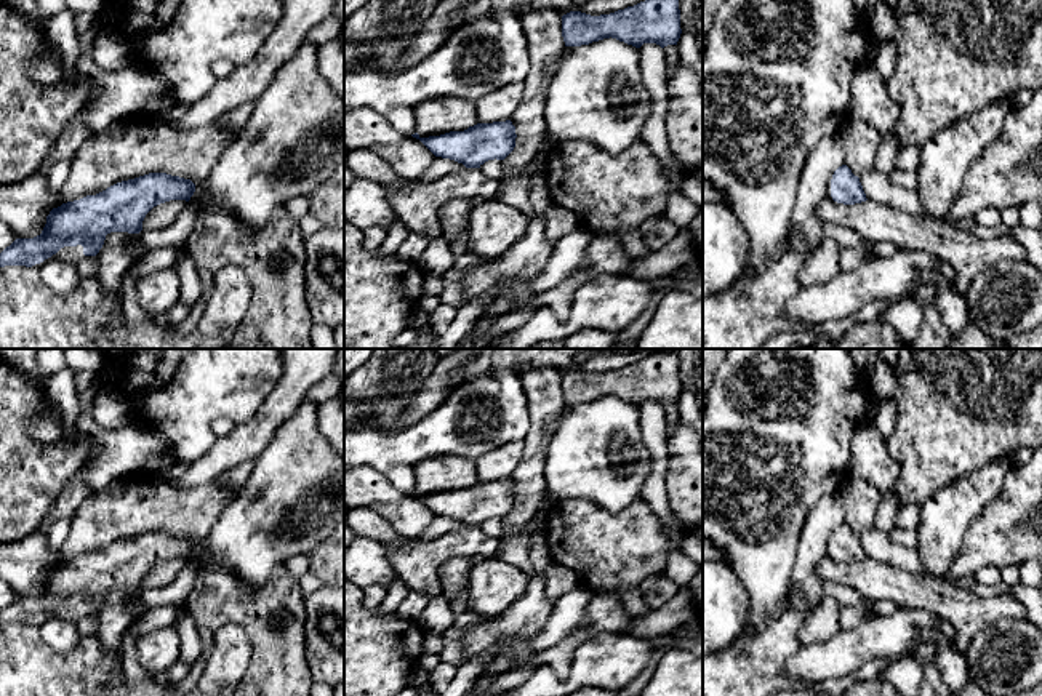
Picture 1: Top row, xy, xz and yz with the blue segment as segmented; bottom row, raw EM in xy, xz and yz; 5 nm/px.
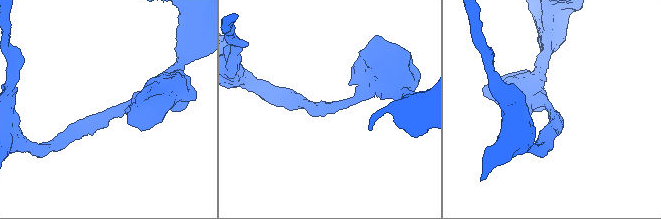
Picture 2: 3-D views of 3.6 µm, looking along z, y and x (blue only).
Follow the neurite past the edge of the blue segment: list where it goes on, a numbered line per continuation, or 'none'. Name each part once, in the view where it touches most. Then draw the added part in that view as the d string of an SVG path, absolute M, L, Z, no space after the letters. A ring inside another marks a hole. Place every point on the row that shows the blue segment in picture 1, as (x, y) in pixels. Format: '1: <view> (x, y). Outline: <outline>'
1: xy (68, 253). Outline: M77 245L77 246L64 246L61 248L56 254L53 254L51 258L45 259L40 264L35 264L32 267L35 269L42 269L46 262L50 262L51 259L58 259L58 261L67 261L67 262L74 262L77 264L78 261L82 261L85 258L83 254L83 246Z

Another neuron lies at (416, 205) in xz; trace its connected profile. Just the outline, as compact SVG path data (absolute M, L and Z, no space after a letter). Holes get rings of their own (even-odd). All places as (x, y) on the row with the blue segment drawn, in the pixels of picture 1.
M466 168L434 182L410 181L403 189L386 186L399 219L410 232L418 232L431 240L440 235L439 208L451 198L483 197L495 200L499 186L479 168Z

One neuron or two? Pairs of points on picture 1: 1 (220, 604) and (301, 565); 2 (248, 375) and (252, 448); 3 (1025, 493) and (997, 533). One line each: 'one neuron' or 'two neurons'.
1: two neurons
2: two neurons
3: one neuron

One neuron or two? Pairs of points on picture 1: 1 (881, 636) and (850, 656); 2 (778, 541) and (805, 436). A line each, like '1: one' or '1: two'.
1: one
2: one

